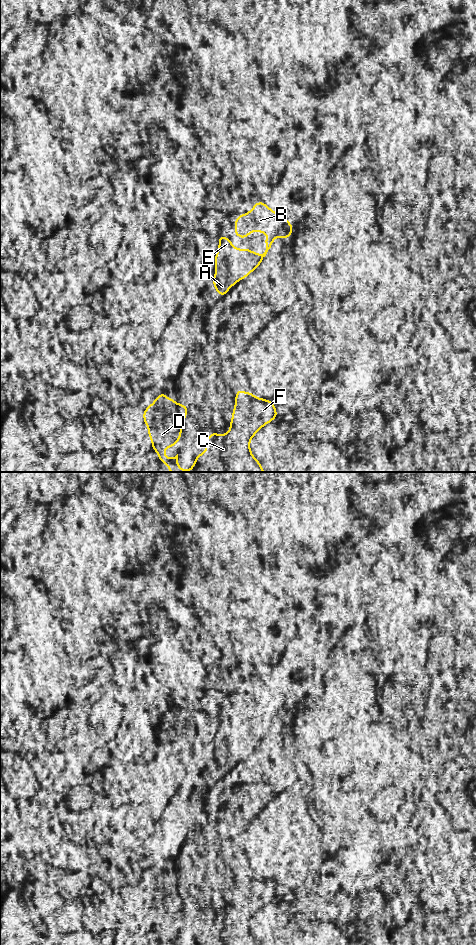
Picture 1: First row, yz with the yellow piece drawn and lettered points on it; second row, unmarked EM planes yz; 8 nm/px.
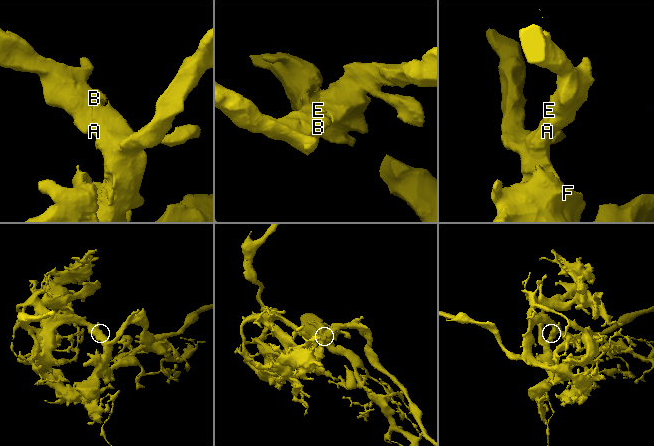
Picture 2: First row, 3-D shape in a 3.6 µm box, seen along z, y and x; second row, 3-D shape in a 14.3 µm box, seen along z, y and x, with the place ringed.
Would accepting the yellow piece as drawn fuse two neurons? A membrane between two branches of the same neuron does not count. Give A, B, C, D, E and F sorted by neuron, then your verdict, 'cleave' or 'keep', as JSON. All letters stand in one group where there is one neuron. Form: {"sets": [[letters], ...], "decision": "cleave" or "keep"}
{"sets": [["A", "B", "C", "D", "E", "F"]], "decision": "keep"}

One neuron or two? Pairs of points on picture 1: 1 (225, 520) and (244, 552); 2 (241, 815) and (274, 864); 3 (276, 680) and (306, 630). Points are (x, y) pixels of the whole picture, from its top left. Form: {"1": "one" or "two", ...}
{"1": "one", "2": "two", "3": "one"}

